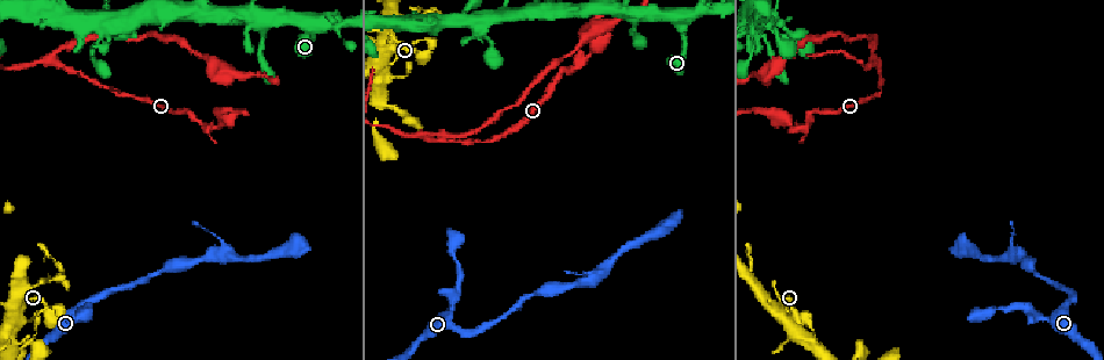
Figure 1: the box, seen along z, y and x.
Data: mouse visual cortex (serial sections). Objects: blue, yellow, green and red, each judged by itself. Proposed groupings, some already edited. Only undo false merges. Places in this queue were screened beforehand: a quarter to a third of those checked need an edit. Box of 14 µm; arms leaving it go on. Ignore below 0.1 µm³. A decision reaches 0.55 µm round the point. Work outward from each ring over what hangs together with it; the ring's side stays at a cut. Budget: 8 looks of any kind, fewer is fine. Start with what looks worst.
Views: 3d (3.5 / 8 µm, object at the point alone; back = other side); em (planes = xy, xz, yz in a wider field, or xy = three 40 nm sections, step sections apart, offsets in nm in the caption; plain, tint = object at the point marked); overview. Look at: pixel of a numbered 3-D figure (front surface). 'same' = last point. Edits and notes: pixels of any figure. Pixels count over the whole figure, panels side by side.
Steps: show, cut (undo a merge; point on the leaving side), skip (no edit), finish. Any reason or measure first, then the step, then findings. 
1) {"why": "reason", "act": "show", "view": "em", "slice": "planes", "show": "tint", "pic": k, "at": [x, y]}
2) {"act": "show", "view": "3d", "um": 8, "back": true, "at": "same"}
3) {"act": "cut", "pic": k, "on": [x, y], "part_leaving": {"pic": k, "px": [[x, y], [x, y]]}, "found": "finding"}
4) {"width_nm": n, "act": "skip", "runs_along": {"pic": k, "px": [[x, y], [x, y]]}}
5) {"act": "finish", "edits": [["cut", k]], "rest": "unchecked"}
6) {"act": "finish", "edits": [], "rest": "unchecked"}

{"why": "narrows sharply", "act": "show", "view": "3d", "um": 8, "pic": 1, "at": [424, 136]}

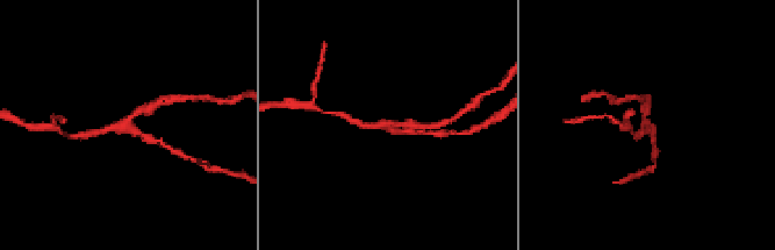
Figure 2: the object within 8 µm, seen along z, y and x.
{"act": "show", "view": "3d", "um": 3.5, "pic": 2, "at": [123, 125]}

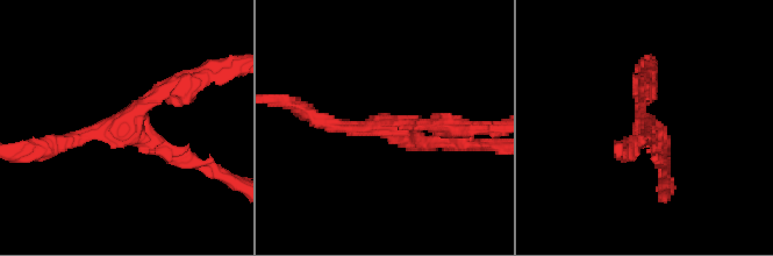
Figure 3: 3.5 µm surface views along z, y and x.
{"arms": 3, "act": "skip", "runs_along": {"pic": 3, "px": [[663, 160], [642, 120], [645, 84]]}, "found": "continuous, no second cell"}

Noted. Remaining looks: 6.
{"why": "thin arm on a thick one", "act": "show", "view": "3d", "um": 3.5, "pic": 1, "at": [108, 17]}

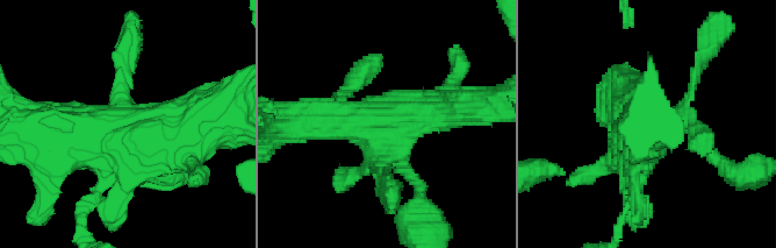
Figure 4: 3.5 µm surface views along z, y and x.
{"act": "skip", "runs_along": {"pic": 4, "px": [[458, 105], [300, 120]]}, "found": "all the same cell"}

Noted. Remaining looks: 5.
{"why": "sharp bend", "act": "show", "view": "3d", "um": 3.5, "pic": 1, "at": [783, 319]}

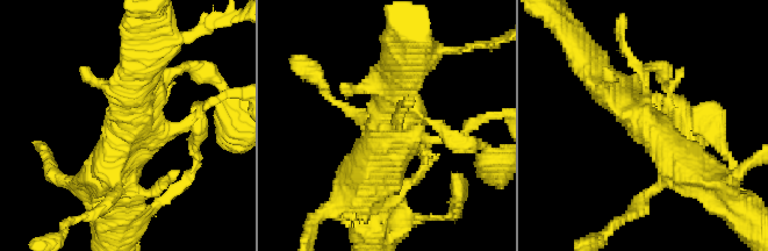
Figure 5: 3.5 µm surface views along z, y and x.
{"act": "show", "view": "em", "slice": "xy", "step": 5, "show": "tint", "pic": 5, "at": [129, 123]}

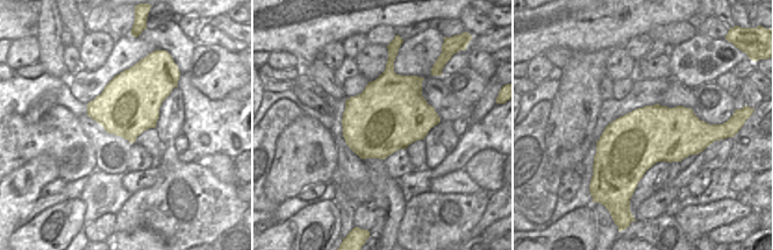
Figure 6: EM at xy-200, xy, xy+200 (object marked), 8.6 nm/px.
{"act": "skip", "runs_along": {"pic": 5, "px": [[176, 69], [129, 122], [105, 176]]}, "found": "continuous, no second cell"}

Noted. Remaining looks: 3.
{"act": "finish", "edits": [], "rest": "unchecked"}

